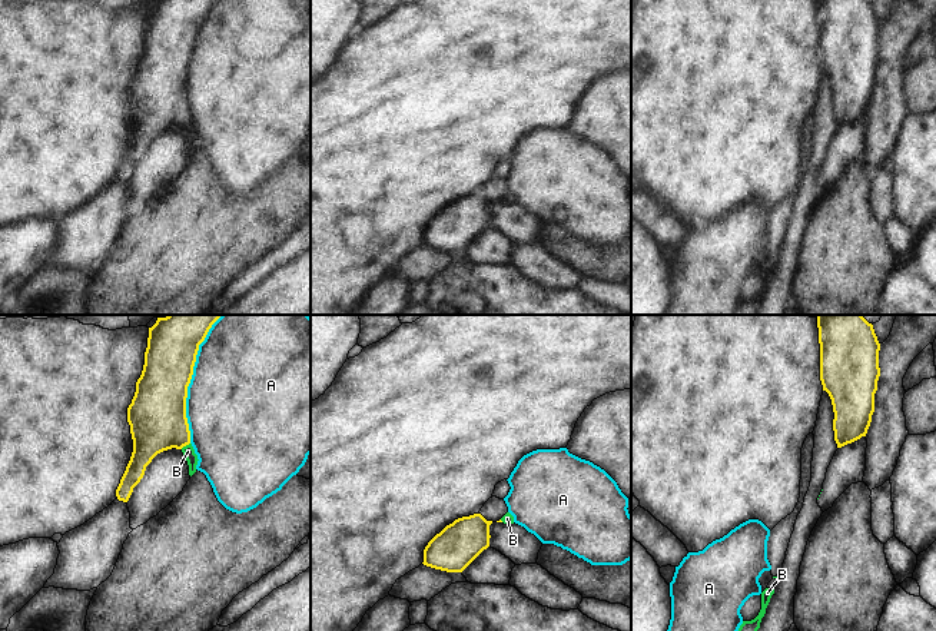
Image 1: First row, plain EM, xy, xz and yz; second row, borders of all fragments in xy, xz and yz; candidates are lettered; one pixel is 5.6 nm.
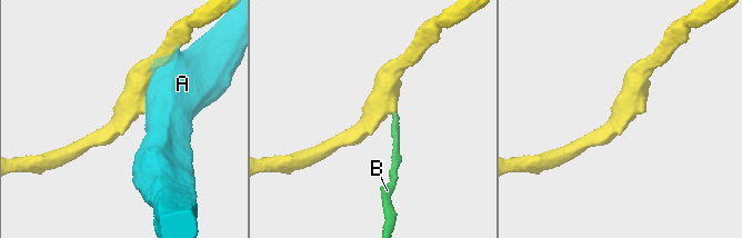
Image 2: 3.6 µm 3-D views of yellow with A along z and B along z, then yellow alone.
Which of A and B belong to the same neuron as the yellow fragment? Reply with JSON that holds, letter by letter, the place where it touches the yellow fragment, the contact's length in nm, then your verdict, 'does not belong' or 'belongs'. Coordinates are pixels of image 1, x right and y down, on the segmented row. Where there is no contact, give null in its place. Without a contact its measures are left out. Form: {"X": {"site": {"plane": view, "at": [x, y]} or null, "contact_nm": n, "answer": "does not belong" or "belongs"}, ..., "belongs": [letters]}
{"A": {"site": {"plane": "xy", "at": [191, 378]}, "contact_nm": 750, "answer": "does not belong"}, "B": {"site": {"plane": "xy", "at": [185, 445]}, "contact_nm": 70, "answer": "belongs"}, "belongs": ["B"]}

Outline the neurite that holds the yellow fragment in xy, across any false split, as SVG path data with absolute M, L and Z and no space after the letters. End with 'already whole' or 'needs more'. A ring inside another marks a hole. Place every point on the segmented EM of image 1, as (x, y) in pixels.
M167 315L149 328L143 371L127 408L133 452L116 489L119 501L129 501L146 466L163 451L180 449L189 475L196 472L199 459L186 418L187 386L199 345L220 316Z | needs more

